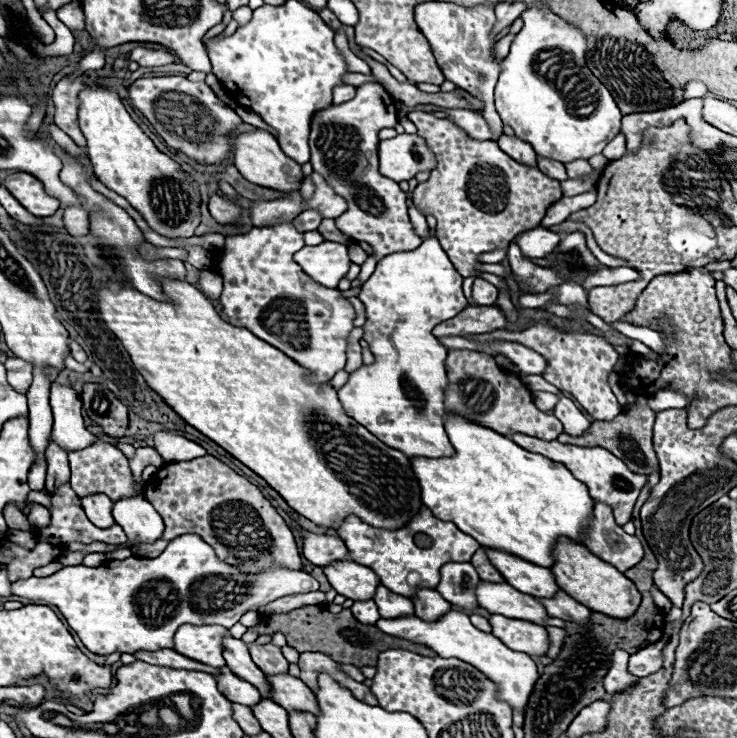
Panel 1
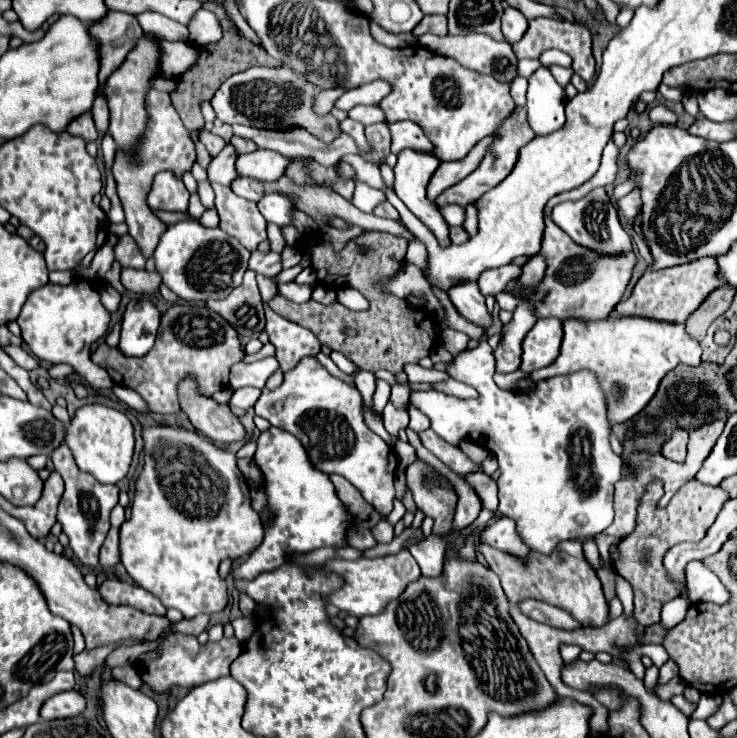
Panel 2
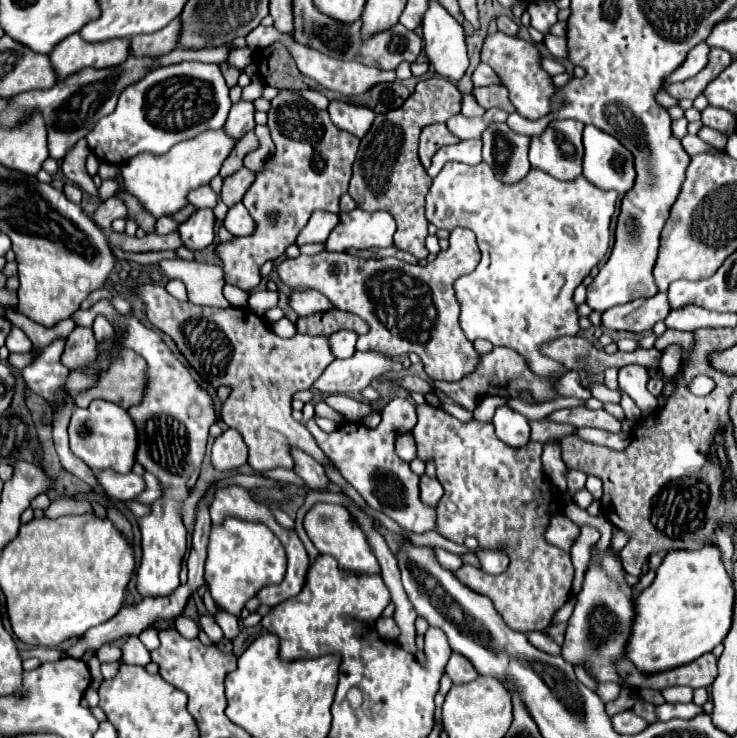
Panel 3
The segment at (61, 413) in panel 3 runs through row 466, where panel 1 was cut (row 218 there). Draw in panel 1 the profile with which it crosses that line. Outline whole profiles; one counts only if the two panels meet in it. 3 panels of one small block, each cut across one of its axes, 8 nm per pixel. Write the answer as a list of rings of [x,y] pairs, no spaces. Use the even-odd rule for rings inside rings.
[[[66,208],[64,212],[64,228],[72,236],[88,234],[88,212],[84,208]]]

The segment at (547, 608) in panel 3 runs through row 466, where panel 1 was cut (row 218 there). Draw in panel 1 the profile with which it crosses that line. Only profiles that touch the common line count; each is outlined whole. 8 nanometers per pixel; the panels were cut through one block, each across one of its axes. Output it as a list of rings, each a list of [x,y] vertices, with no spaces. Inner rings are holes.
[[[413,111],[408,119],[416,124],[418,136],[426,140],[436,156],[436,168],[432,170],[430,178],[426,182],[420,182],[414,190],[414,204],[422,214],[432,214],[438,220],[436,236],[450,256],[454,268],[464,278],[480,276],[480,272],[476,270],[476,266],[480,264],[480,254],[492,252],[494,248],[508,248],[516,234],[528,228],[536,228],[542,222],[546,210],[562,198],[562,188],[558,180],[548,178],[536,166],[526,166],[512,160],[506,152],[498,148],[494,140],[474,140],[454,122],[447,118],[436,118],[428,112]]]

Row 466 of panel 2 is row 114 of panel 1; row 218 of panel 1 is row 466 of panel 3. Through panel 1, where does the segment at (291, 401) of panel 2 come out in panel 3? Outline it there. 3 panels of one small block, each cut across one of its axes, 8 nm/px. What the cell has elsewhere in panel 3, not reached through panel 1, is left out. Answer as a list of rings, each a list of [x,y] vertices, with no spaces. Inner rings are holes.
[[[398,397],[390,401],[382,410],[382,422],[374,430],[366,428],[364,424],[346,422],[336,432],[326,434],[314,424],[314,420],[308,422],[308,430],[324,454],[340,470],[342,478],[358,490],[370,508],[384,512],[408,532],[436,532],[436,508],[426,506],[420,500],[419,477],[411,471],[409,463],[398,459],[398,454],[394,452],[396,438],[412,432],[408,418],[412,418],[412,424],[416,422],[416,407],[408,402]]]

